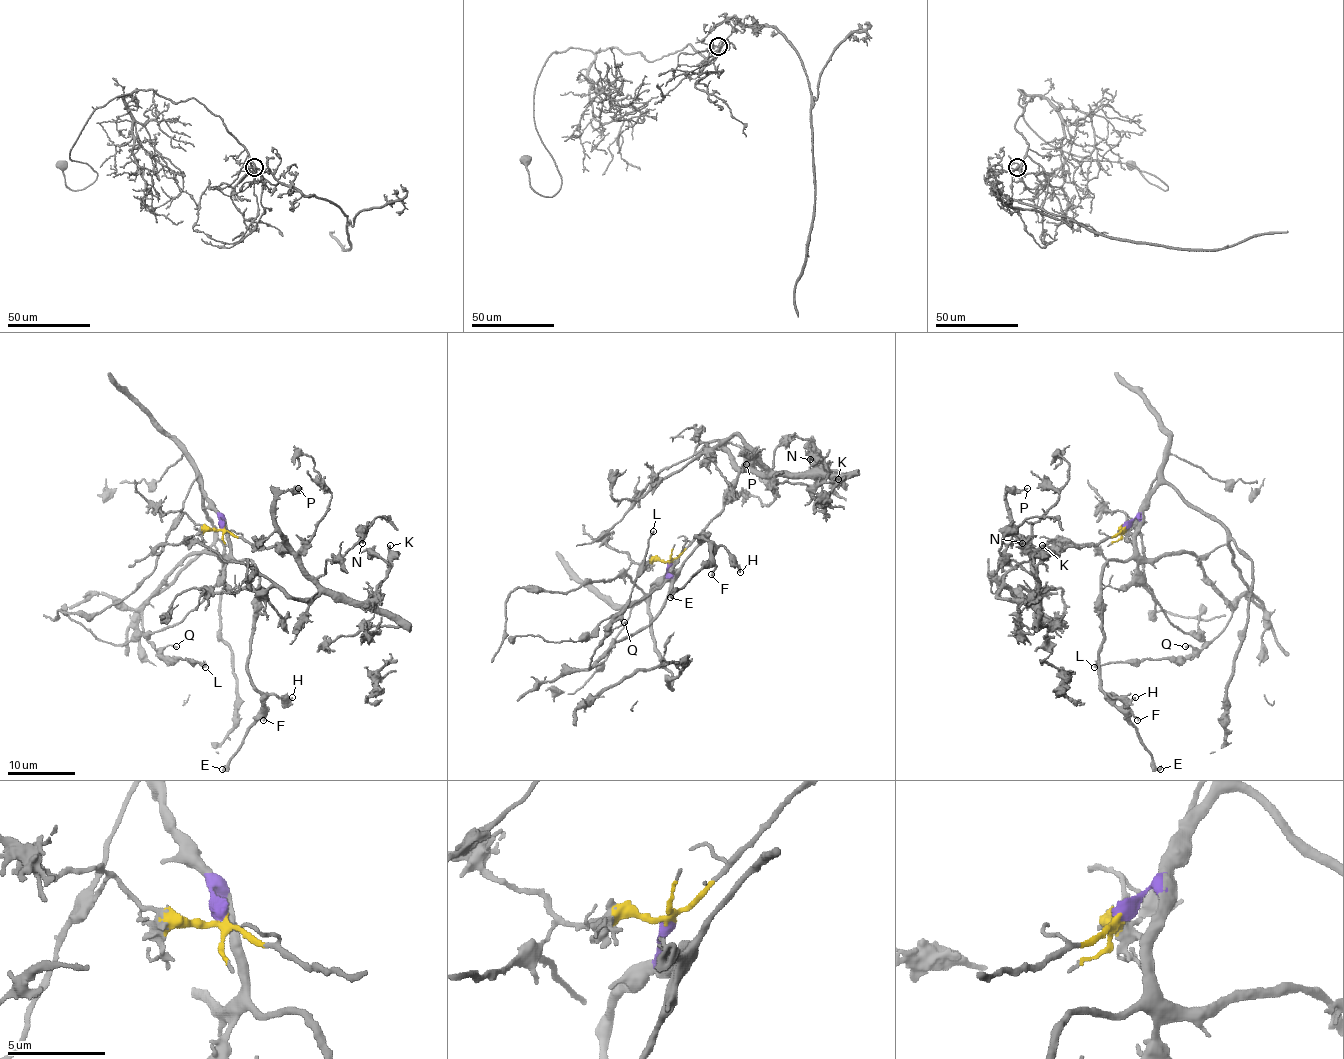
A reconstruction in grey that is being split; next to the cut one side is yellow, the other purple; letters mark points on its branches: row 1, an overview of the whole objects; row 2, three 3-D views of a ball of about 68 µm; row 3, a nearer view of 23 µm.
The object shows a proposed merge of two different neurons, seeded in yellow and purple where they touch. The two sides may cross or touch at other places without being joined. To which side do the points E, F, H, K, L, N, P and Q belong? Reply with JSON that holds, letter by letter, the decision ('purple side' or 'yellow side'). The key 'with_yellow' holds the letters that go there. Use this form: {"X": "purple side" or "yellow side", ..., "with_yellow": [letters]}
{"E": "purple side", "F": "purple side", "H": "purple side", "K": "yellow side", "L": "purple side", "N": "yellow side", "P": "yellow side", "Q": "purple side", "with_yellow": ["K", "N", "P"]}

